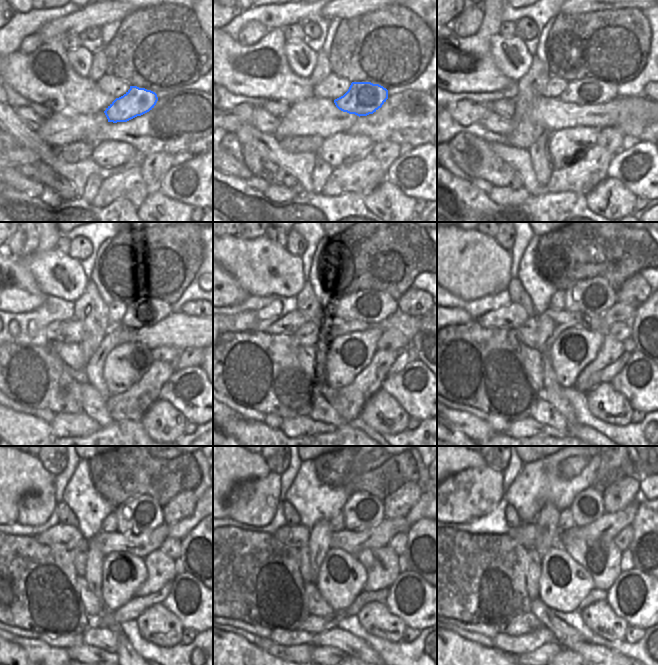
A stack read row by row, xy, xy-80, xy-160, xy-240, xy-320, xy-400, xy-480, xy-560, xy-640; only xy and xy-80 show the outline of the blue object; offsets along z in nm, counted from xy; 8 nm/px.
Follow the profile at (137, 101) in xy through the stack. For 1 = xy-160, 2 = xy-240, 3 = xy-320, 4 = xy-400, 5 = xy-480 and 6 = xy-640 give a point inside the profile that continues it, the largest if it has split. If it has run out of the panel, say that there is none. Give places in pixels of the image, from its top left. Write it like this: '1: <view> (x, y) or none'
1: xy-160 (588, 92)
2: xy-240 (141, 312)
3: xy-320 (370, 306)
4: xy-400 (595, 295)
5: xy-480 (142, 514)
6: xy-640 (587, 507)

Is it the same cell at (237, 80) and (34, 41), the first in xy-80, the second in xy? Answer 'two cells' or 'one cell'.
two cells

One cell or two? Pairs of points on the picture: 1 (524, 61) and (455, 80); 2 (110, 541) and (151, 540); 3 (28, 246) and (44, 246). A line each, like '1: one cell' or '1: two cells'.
1: two cells
2: one cell
3: two cells

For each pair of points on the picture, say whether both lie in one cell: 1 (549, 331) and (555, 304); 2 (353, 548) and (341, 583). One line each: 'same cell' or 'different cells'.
1: different cells
2: different cells

